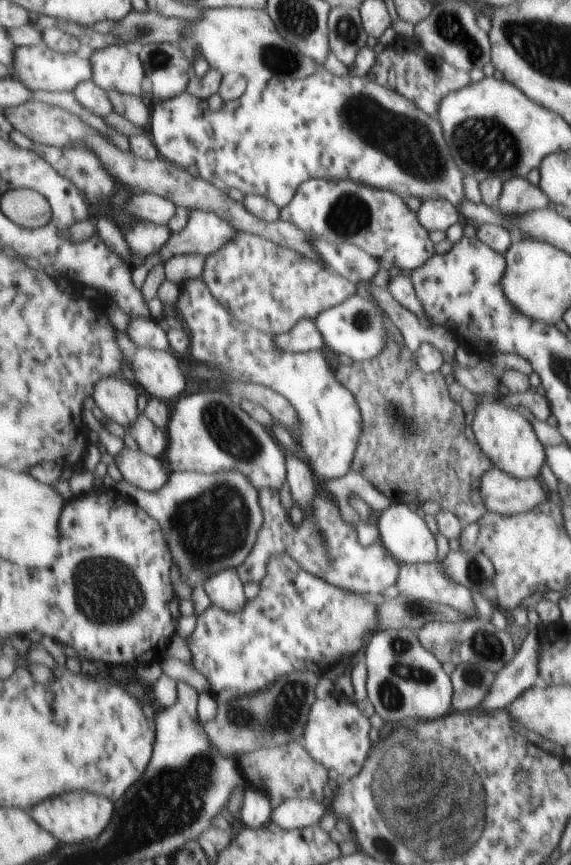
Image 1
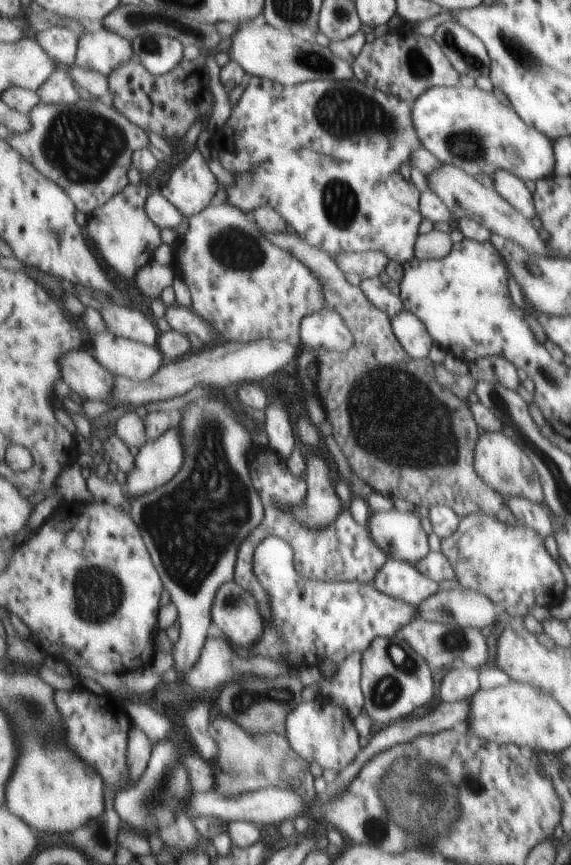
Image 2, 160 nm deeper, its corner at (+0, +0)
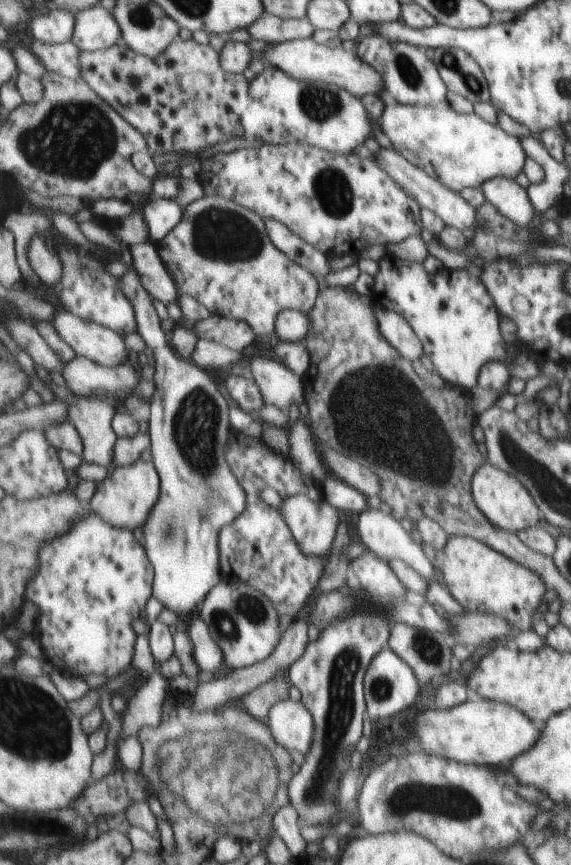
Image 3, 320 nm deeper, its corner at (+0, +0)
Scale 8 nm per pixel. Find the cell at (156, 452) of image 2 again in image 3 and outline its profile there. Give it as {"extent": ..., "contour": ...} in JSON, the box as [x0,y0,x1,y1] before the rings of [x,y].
{"extent":[88,456,162,534],"contour":[[[144,456],[133,464],[129,463],[127,467],[117,467],[113,474],[107,475],[99,482],[100,487],[88,505],[116,529],[127,529],[135,534],[147,524],[153,508],[158,503],[161,483],[162,478],[151,456]]]}

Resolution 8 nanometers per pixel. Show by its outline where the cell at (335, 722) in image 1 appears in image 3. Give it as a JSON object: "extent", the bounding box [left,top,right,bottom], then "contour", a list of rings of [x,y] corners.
{"extent":[266,699,314,756],"contour":[[[287,699],[276,702],[276,705],[270,708],[266,722],[281,749],[296,750],[303,756],[310,749],[314,737],[314,718],[301,700]]]}

